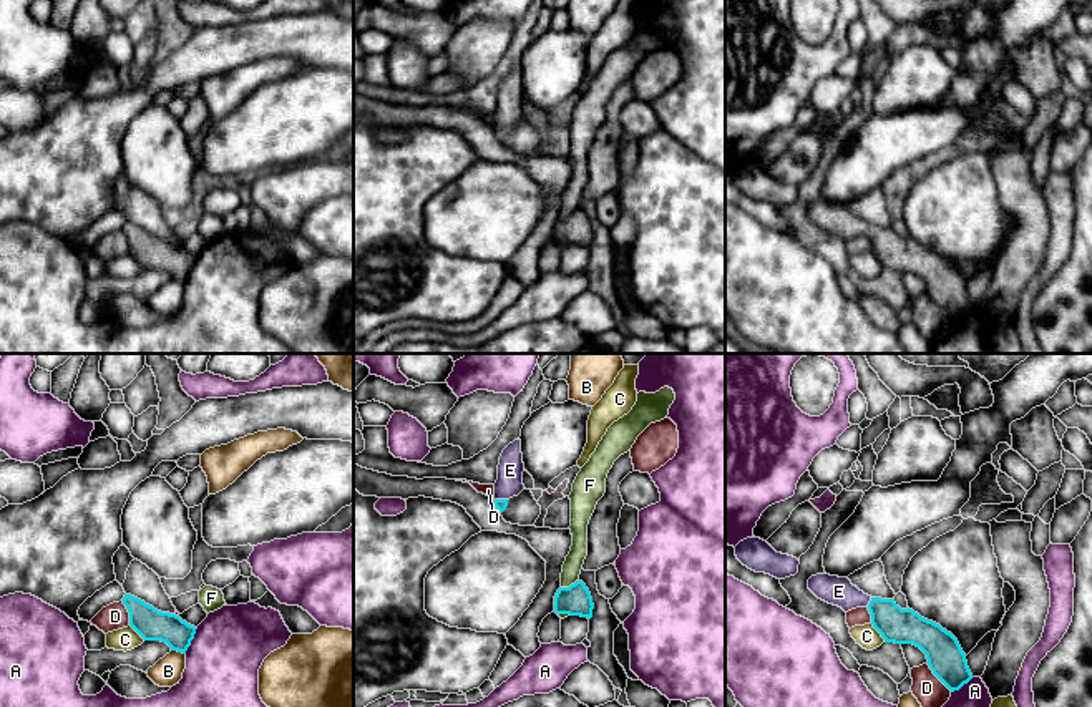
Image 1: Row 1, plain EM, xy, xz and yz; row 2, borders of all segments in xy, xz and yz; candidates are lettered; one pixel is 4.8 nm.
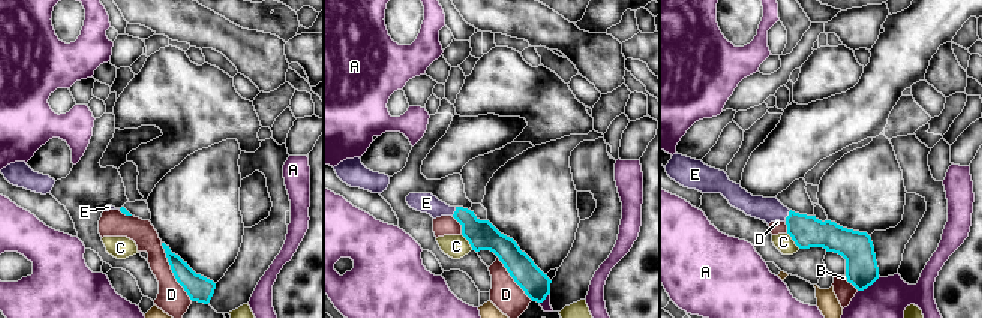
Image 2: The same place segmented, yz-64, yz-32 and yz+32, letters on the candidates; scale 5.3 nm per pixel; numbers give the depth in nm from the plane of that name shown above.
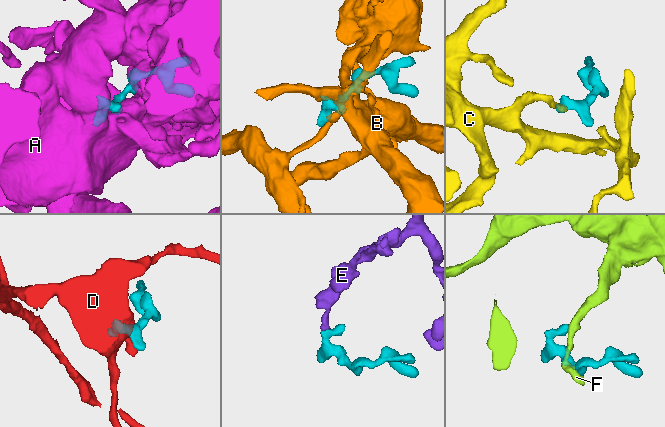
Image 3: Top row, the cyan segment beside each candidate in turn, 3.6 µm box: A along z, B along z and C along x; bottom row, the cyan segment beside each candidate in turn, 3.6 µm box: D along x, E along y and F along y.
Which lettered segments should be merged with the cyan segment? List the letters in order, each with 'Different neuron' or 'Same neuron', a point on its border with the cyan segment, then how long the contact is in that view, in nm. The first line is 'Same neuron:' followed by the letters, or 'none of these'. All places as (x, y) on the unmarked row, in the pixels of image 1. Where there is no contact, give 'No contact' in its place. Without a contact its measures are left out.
Same neuron: E
A: Different neuron. Touches cyan at xy (191, 268). Shared border 140 nm
B: Different neuron. Touches cyan at xy (178, 279). Shared border 80 nm
C: Different neuron. Touches cyan at yz (878, 259). Shared border 120 nm
D: Different neuron. Touches cyan at yz (938, 306). Shared border 180 nm
E: Same neuron. Touches cyan at yz (870, 231). Shared border 50 nm
F: Different neuron. Touches cyan at xz (571, 213). Shared border 100 nm

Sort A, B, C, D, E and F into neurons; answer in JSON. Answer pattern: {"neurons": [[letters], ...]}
{"neurons": [["A"], ["B"], ["C"], ["D"], ["E"], ["F"]]}

